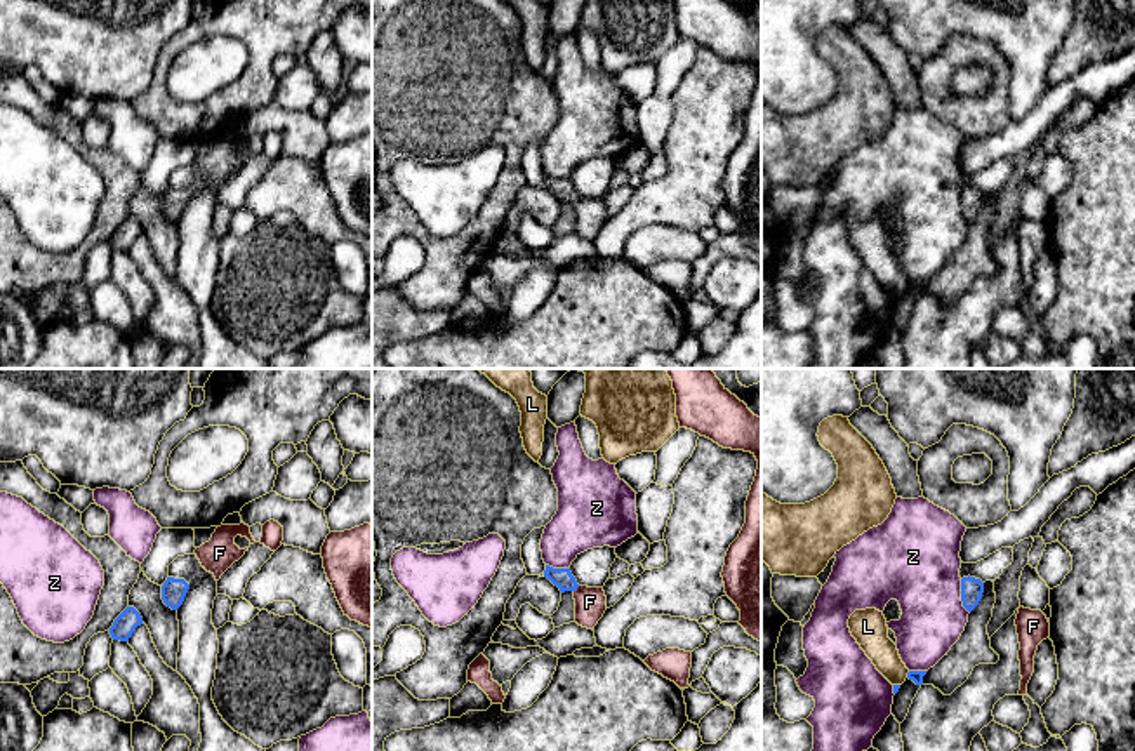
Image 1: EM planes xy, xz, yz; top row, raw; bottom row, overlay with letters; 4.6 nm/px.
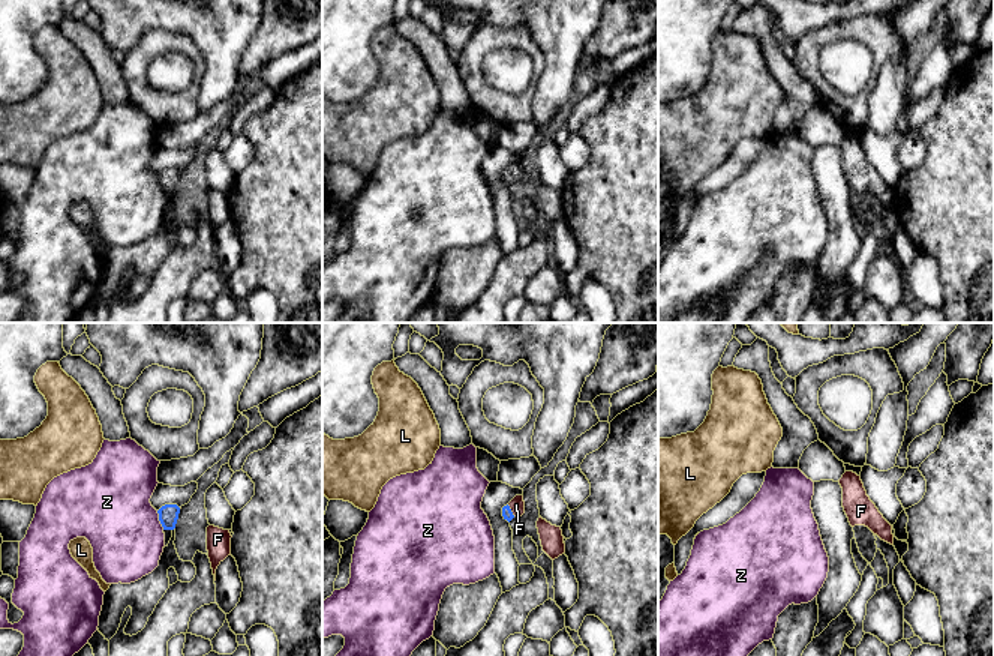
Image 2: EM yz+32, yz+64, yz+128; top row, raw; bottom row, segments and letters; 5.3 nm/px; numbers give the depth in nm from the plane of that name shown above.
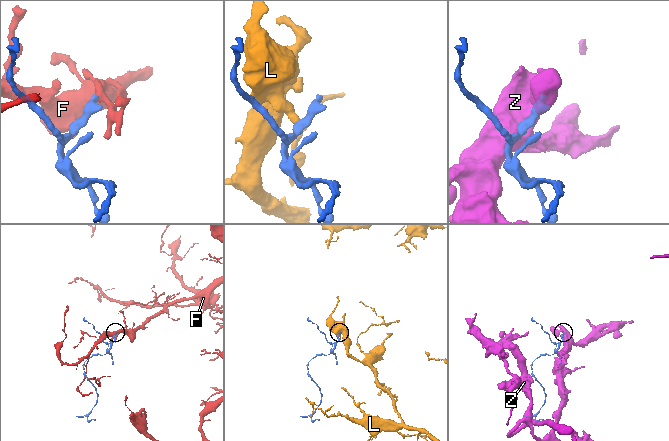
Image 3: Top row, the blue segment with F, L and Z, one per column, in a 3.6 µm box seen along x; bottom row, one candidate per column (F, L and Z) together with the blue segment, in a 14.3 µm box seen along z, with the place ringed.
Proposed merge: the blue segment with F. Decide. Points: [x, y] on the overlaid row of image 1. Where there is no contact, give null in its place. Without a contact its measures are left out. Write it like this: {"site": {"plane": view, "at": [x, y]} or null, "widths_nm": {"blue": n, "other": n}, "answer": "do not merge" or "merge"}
{"site": {"plane": "xz", "at": [576, 588]}, "widths_nm": {"blue": 90, "other": 140}, "answer": "merge"}

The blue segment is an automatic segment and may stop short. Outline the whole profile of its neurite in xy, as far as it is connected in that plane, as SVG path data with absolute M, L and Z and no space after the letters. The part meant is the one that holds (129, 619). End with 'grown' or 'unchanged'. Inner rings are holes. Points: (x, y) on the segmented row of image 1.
M127 607L110 628L113 640L129 641L137 626L143 624L141 614L134 607Z; unchanged

